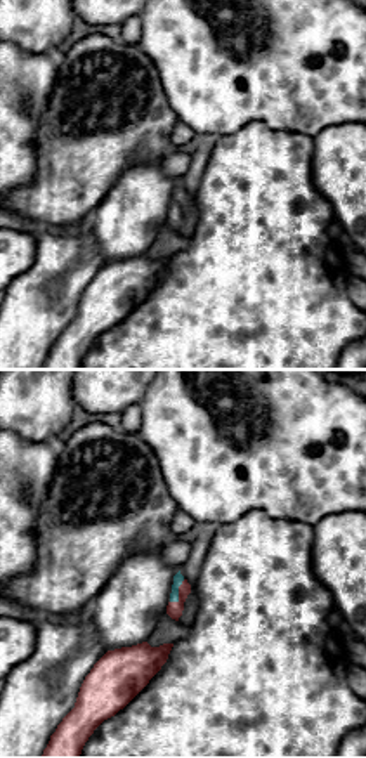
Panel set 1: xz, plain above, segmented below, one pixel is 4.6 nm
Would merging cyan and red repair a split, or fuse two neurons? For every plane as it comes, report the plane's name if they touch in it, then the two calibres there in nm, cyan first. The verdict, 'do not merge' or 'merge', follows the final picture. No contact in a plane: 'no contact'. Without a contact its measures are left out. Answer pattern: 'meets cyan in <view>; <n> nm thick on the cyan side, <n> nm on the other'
meets cyan in xz; 50 nm thick on the cyan side, 80 nm on the other

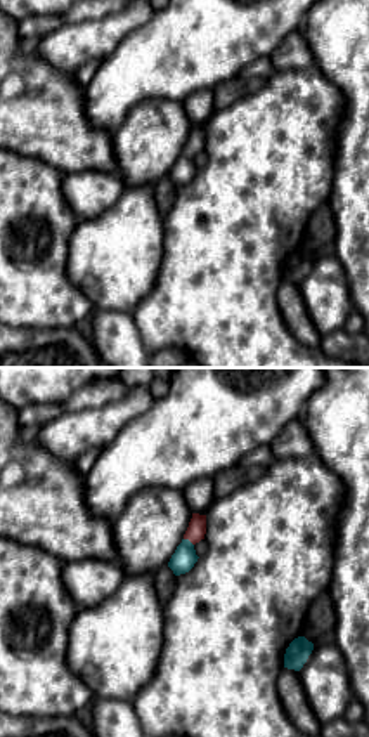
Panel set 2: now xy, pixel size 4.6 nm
meets cyan in xy; 110 nm thick on the cyan side, 90 nm on the other

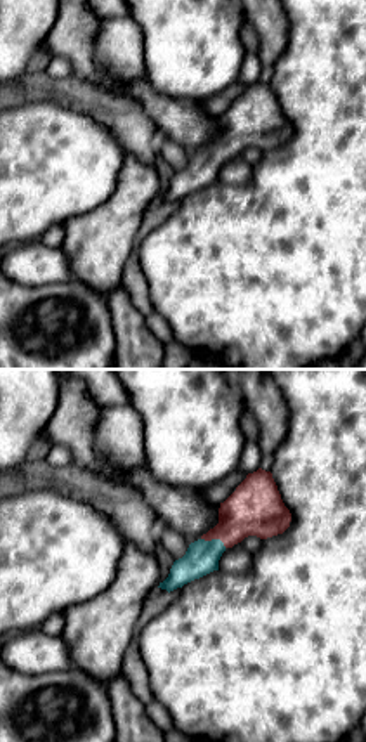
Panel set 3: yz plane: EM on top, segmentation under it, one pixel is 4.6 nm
meets cyan in yz; 160 nm thick on the cyan side, 260 nm on the other

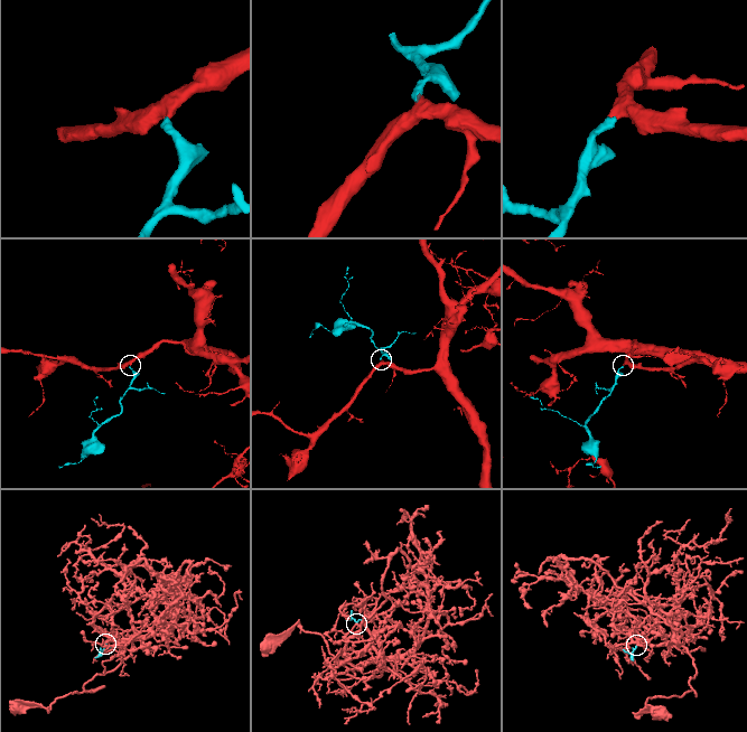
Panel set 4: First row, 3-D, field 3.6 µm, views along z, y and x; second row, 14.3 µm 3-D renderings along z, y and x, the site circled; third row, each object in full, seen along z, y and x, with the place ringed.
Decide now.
merge

